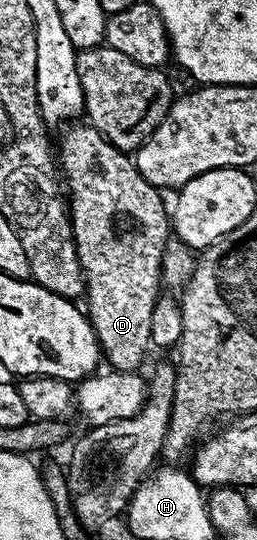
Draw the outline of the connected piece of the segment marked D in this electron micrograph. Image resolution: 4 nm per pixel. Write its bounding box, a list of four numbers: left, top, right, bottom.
[60,125,172,372]

